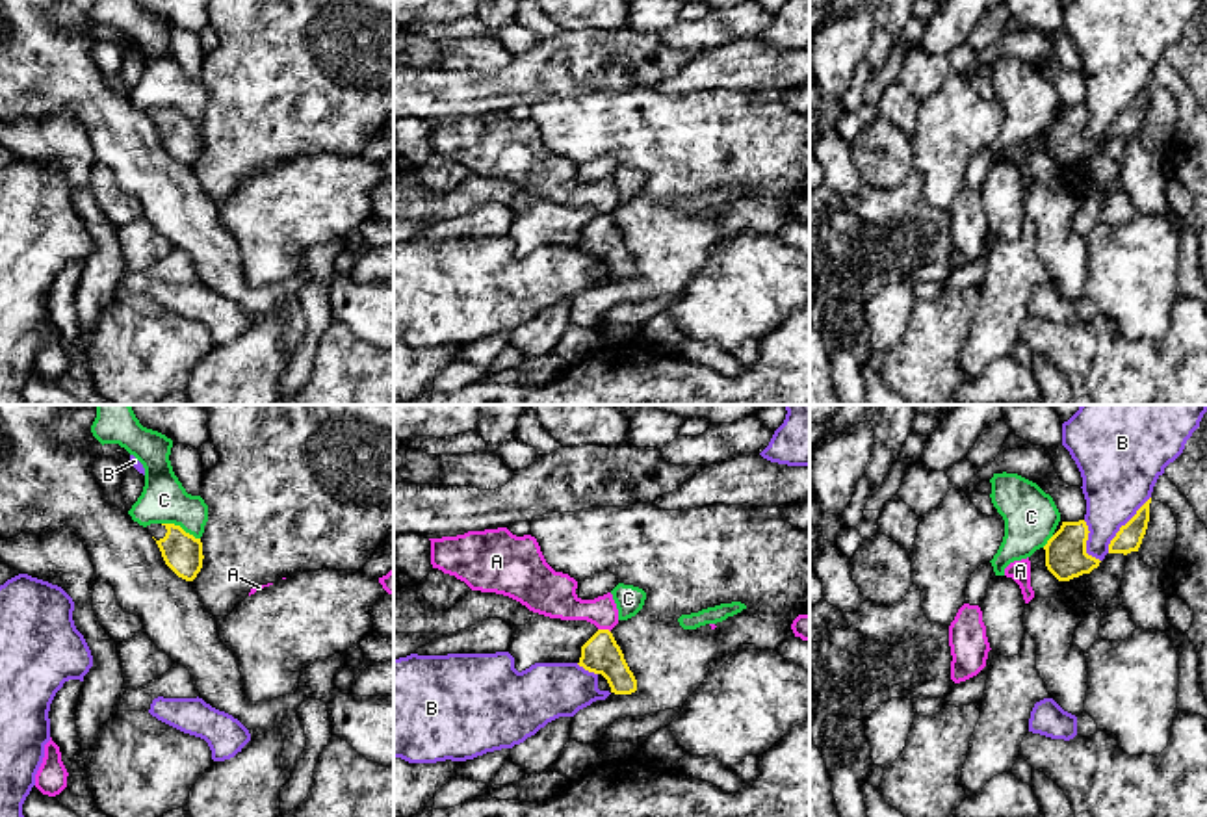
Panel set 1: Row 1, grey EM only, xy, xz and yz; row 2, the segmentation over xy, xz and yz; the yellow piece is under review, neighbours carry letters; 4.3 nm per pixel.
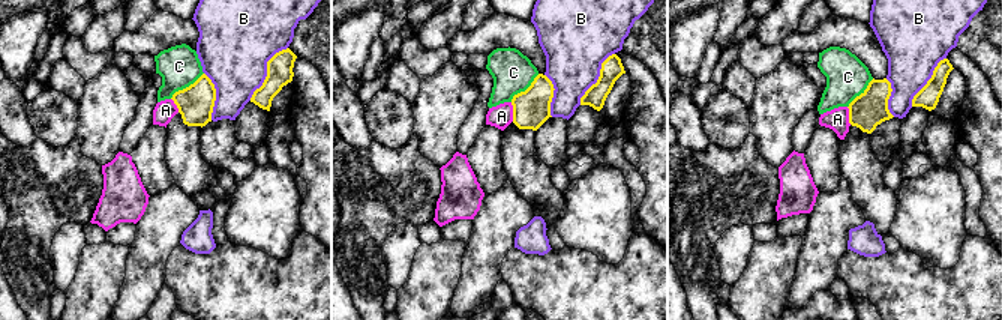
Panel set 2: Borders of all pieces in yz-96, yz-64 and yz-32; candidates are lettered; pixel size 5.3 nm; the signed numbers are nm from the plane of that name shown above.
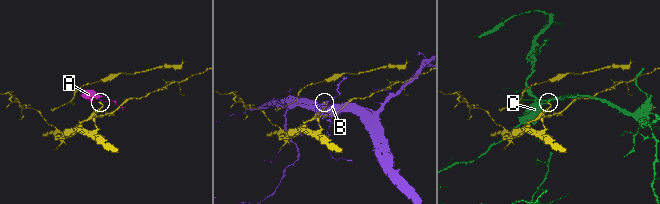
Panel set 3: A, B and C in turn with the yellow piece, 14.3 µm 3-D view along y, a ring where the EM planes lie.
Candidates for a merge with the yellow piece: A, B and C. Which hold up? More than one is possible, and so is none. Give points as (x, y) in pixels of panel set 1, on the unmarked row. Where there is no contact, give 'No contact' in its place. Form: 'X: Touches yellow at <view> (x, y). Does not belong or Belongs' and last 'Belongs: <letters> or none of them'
A: Touches yellow at xz (604, 214). Does not belong
B: Touches yellow at yz (1126, 108). Does not belong
C: Touches yellow at xy (179, 110). Does not belong
Belongs: none of them

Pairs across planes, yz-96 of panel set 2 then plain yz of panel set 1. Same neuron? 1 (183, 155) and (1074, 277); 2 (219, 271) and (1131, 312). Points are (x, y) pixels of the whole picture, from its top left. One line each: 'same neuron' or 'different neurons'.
1: same neuron
2: different neurons

